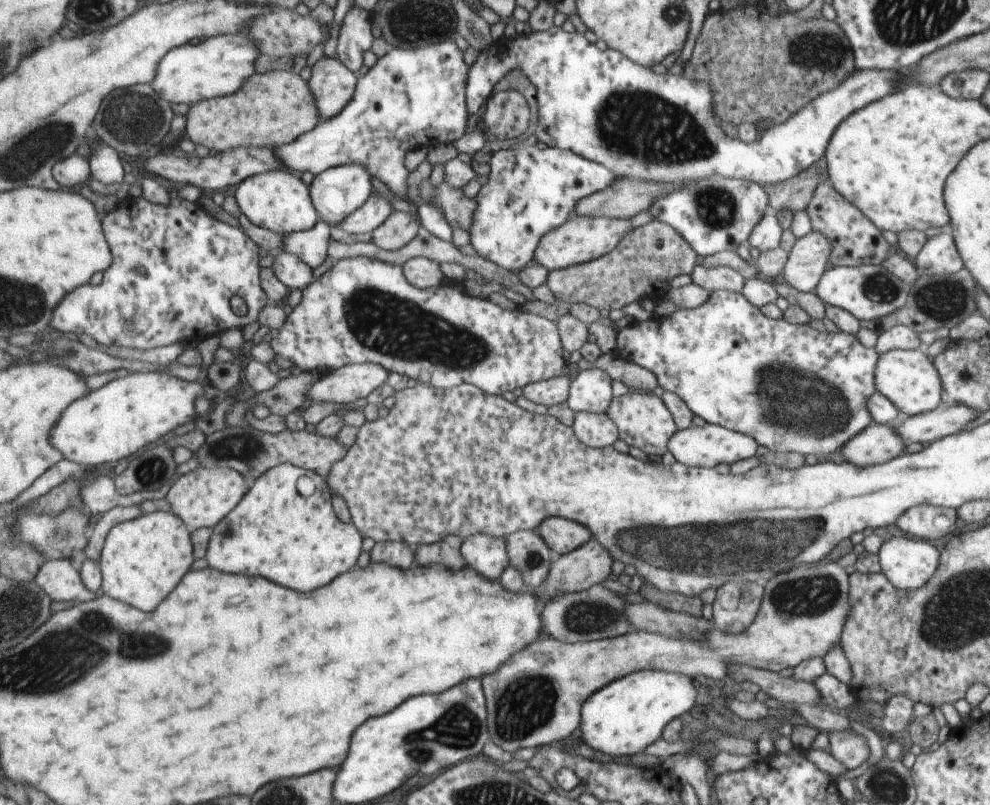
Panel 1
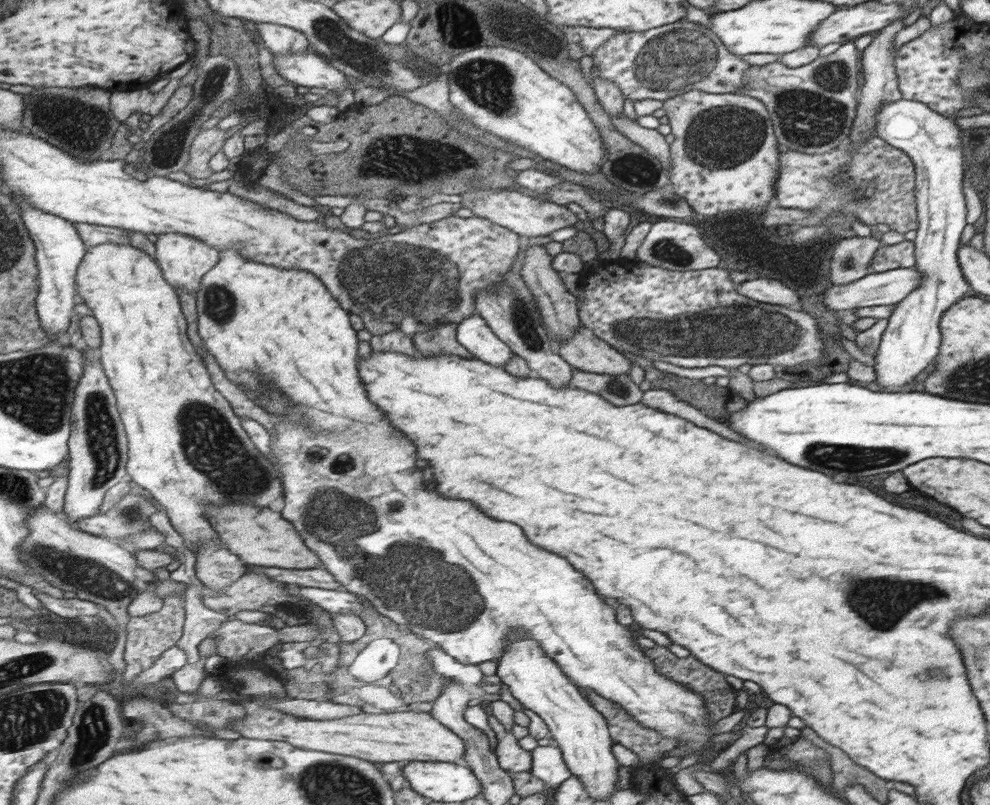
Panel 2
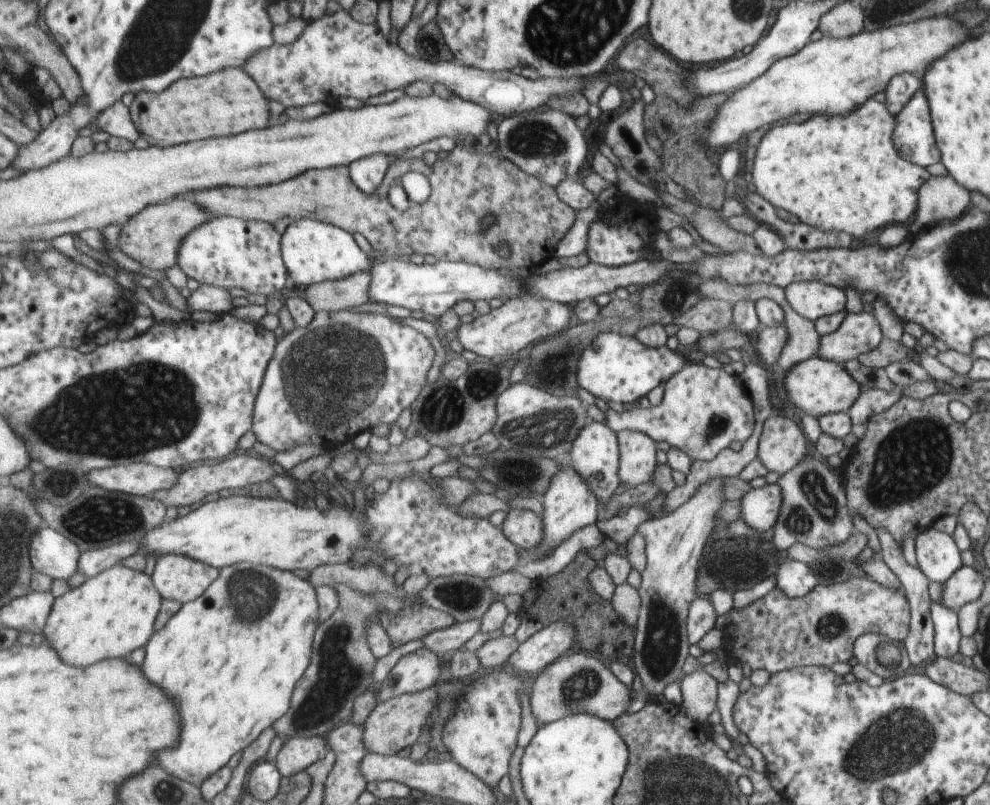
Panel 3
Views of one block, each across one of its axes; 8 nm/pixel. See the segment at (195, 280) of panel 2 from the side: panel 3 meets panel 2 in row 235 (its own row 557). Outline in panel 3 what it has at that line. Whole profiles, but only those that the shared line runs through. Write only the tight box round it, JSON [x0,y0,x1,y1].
[152,554,221,605]

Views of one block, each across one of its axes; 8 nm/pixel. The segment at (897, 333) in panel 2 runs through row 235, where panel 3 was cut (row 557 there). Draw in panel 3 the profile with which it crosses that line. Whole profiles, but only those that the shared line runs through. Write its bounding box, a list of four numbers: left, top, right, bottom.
[915,526,962,584]

